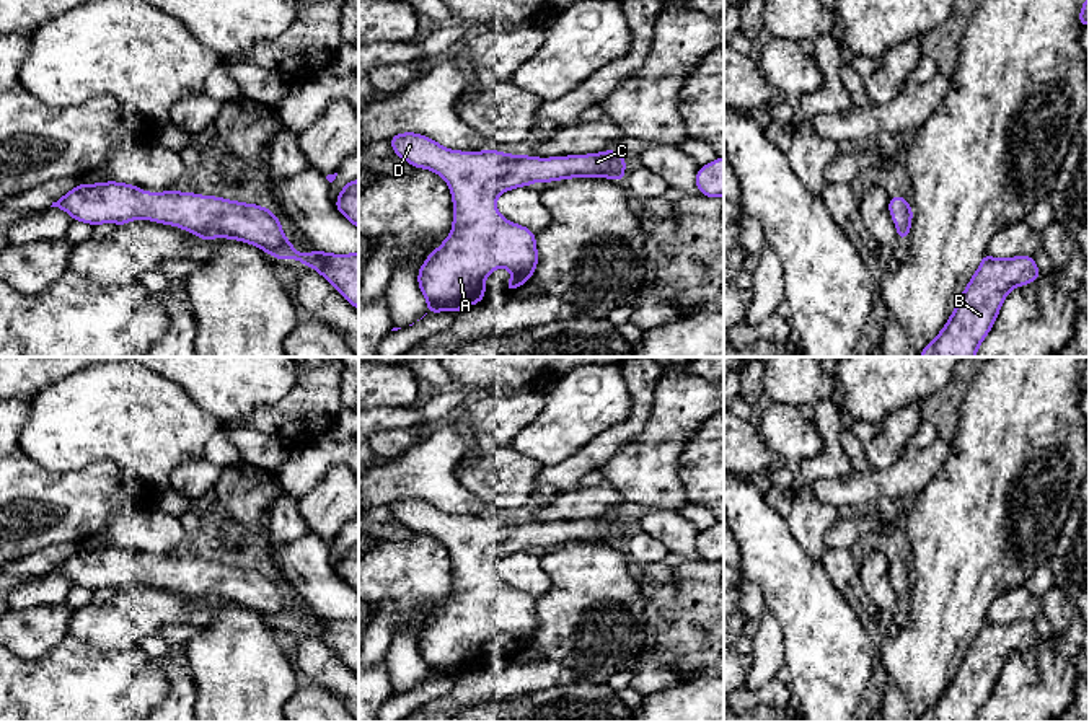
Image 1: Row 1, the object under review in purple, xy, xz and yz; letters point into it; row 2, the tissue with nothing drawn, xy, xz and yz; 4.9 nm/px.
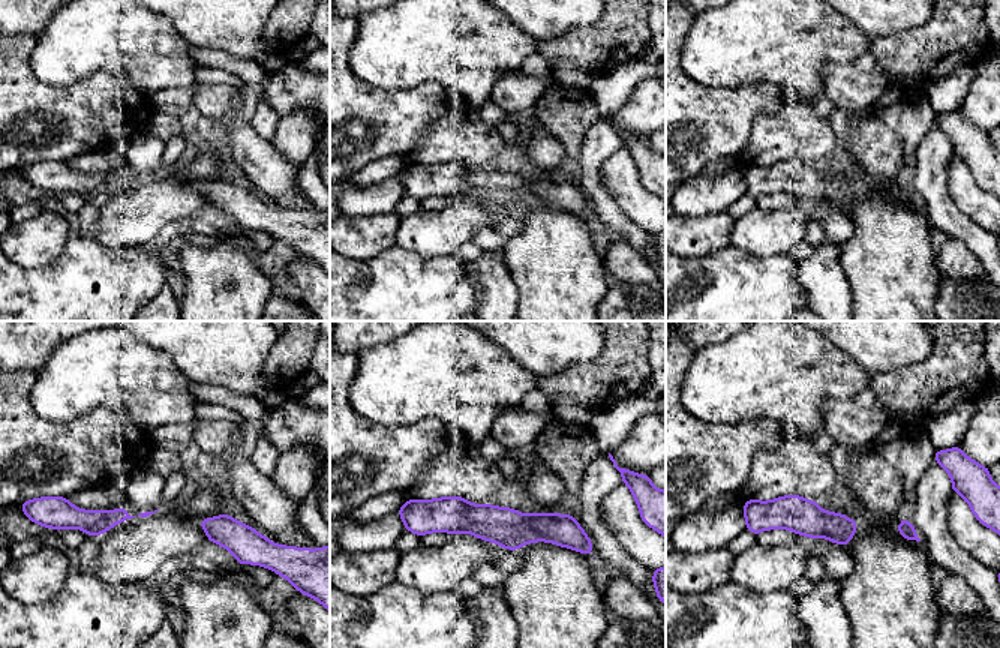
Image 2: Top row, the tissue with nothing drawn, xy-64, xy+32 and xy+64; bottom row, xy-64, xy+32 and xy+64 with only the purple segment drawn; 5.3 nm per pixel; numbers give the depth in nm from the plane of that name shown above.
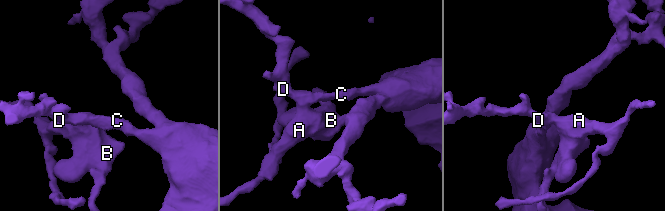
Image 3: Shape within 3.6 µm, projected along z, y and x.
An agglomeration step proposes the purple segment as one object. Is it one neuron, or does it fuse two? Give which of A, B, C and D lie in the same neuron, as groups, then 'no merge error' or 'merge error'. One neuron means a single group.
A B C D | no merge error

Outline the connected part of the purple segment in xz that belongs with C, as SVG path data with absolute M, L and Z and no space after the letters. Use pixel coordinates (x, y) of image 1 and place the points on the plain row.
M414 497L395 500L390 504L390 508L395 518L409 530L442 541L448 548L453 562L452 597L419 634L417 647L427 665L427 678L460 676L479 668L486 658L484 645L497 632L509 634L514 639L507 647L505 657L512 657L530 645L538 629L536 600L527 592L509 587L497 577L496 564L502 557L536 546L548 548L579 541L602 541L623 546L626 533L624 522L616 515L554 523L515 522L497 515L456 517Z

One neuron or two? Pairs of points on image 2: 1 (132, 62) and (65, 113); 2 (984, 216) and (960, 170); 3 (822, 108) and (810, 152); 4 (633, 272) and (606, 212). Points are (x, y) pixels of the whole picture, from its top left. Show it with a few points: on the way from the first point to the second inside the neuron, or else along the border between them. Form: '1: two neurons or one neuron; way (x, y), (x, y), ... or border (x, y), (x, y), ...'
1: two neurons; border (81, 78), (98, 71), (123, 74), (144, 95)
2: one neuron; way (978, 204), (963, 189), (960, 182)
3: two neurons; border (807, 105), (826, 122)
4: two neurons; border (613, 236), (627, 240), (646, 260)

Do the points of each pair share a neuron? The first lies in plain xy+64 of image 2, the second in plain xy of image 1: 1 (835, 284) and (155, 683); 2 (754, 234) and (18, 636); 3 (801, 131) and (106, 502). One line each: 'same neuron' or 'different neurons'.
1: different neurons
2: different neurons
3: different neurons

